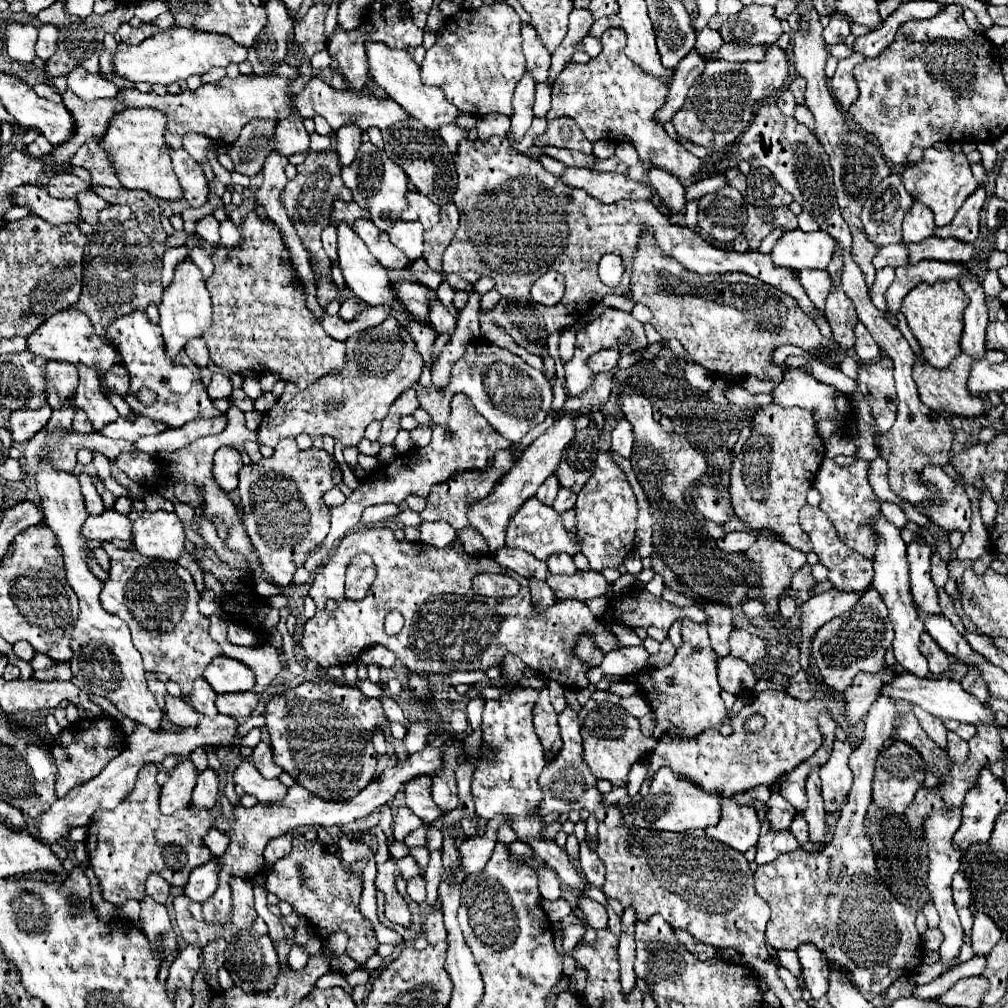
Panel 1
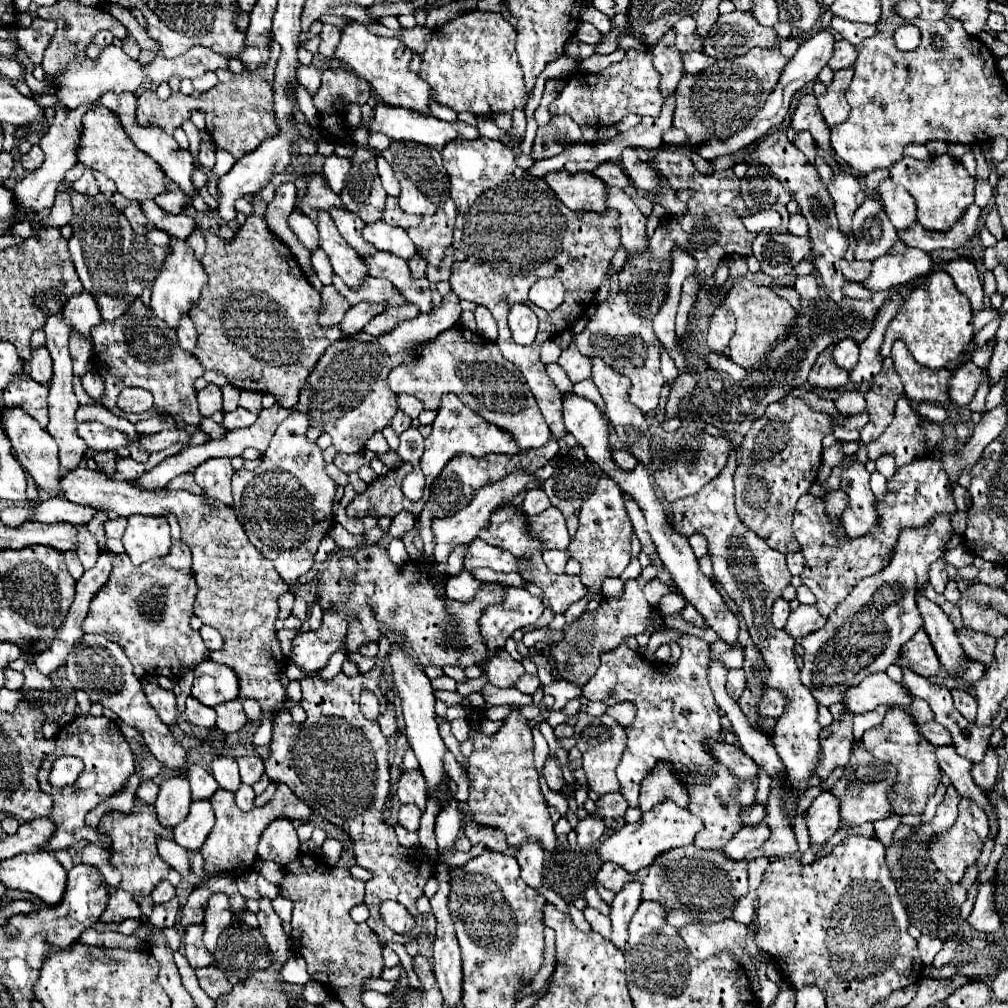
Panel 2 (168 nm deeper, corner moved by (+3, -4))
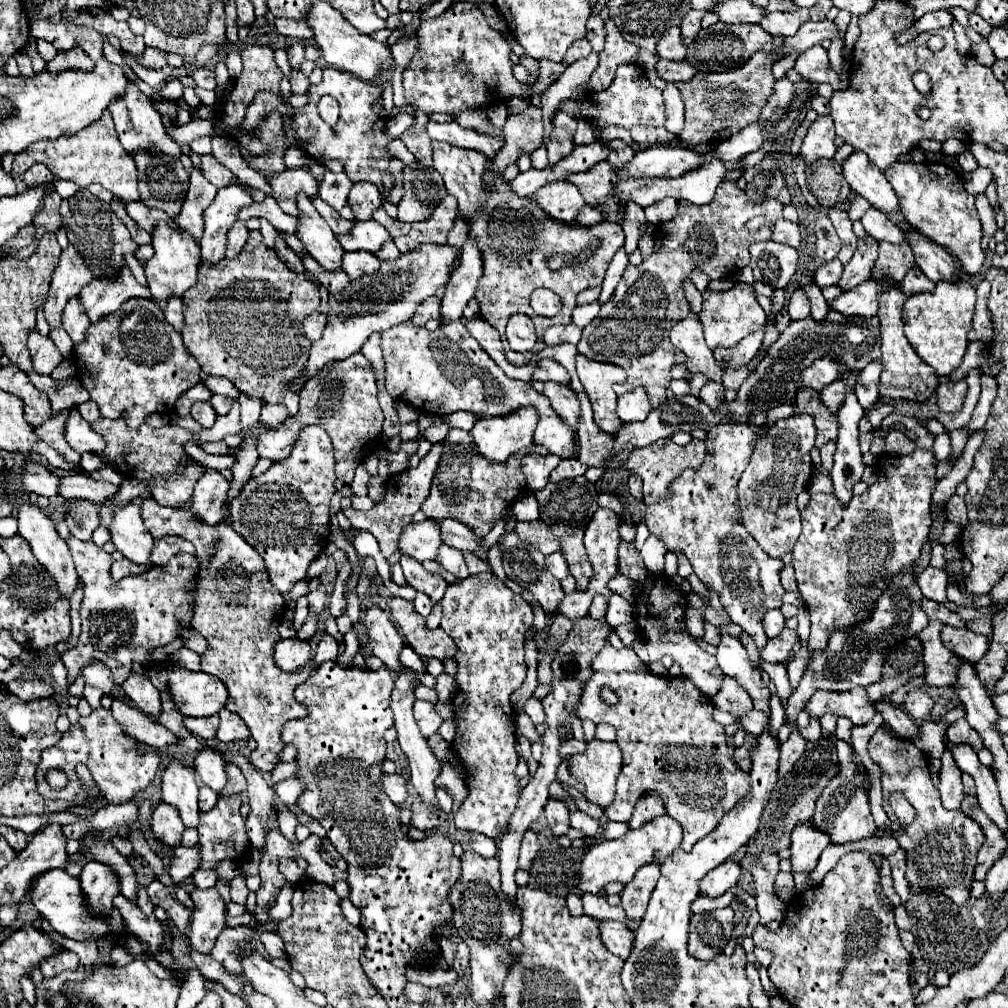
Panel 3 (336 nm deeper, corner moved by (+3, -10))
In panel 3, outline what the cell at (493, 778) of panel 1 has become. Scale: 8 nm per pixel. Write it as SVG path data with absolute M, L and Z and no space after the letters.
M478 573L470 575L454 585L448 585L444 599L442 599L442 621L440 629L446 631L458 651L454 655L456 661L456 693L452 697L454 707L454 723L456 723L456 735L452 741L452 749L456 751L458 759L462 759L462 767L466 773L466 787L468 797L460 805L460 809L454 815L454 825L458 829L478 831L490 839L496 839L504 833L504 827L508 825L508 819L516 807L516 799L520 799L518 789L518 777L514 775L514 769L518 765L518 753L514 747L516 741L516 727L512 719L512 705L510 695L520 687L524 675L526 675L526 663L524 663L524 633L532 625L534 613L530 605L522 599L522 595L510 591L494 573Z

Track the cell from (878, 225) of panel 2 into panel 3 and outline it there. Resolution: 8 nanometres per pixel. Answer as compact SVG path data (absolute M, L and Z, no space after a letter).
M868 237L860 239L856 255L848 261L848 265L844 265L844 273L838 281L838 287L842 291L850 291L850 289L858 287L860 283L868 281L876 259L878 259L878 245L872 243L872 239L868 239Z

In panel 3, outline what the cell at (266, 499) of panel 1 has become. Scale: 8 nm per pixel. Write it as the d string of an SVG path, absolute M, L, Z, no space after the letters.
M304 427L292 455L284 463L274 463L266 473L252 477L232 501L232 529L258 551L272 585L282 593L288 593L306 577L310 563L330 543L328 505L336 491L334 481L334 455L328 435L322 427Z

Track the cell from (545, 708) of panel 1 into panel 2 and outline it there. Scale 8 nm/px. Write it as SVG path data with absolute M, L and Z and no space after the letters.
M552 755L546 757L542 773L544 773L544 779L546 779L548 787L554 789L554 791L560 791L560 785L564 783L564 777L562 777L562 767L560 767L556 757L552 757Z

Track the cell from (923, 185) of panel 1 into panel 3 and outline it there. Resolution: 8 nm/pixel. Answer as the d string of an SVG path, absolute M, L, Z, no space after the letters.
M896 161L892 163L892 167L888 167L888 171L884 171L884 175L900 199L900 211L904 219L922 235L944 247L952 257L956 257L960 269L966 275L978 275L984 265L984 253L980 249L982 229L974 207L974 195L966 193L960 173L940 163Z

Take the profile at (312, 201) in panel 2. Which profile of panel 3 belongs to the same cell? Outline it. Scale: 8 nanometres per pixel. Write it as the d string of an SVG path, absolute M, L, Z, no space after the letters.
M286 169L278 175L266 177L266 181L272 187L272 197L280 205L284 213L297 216L296 191L304 191L308 197L314 197L318 193L318 183L306 169Z

